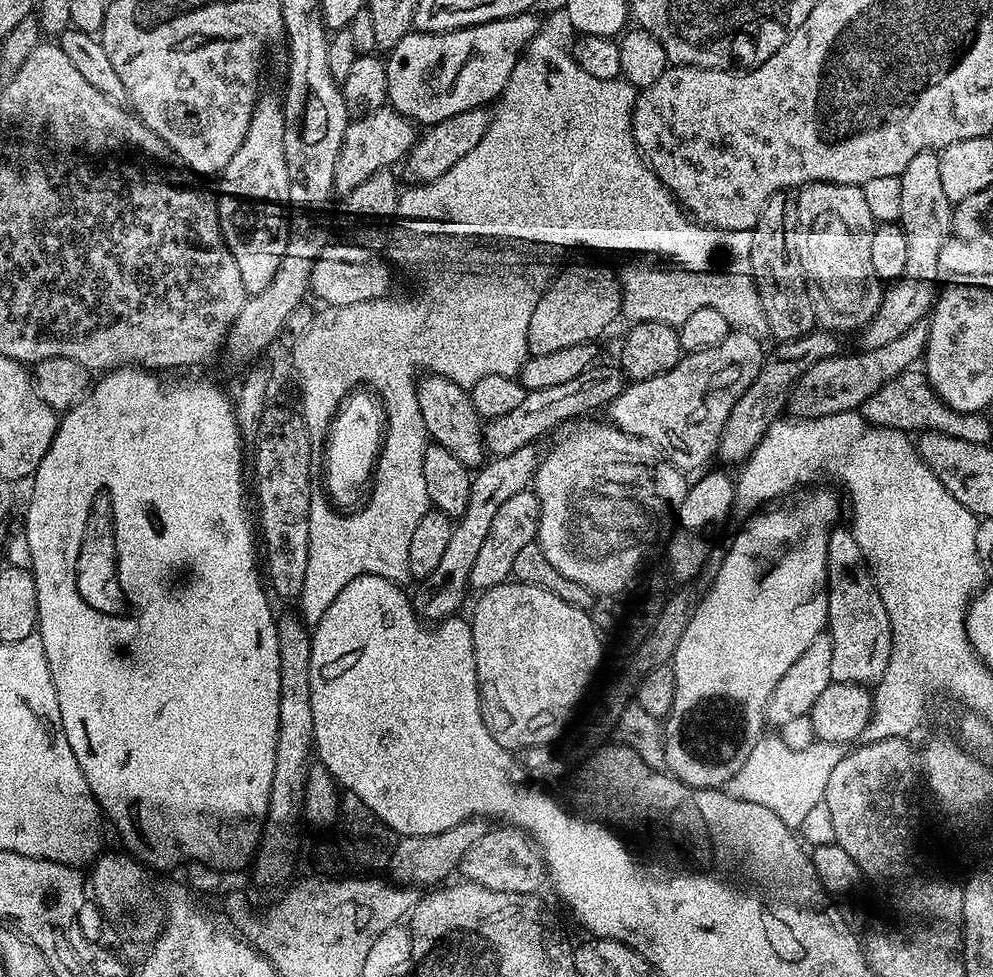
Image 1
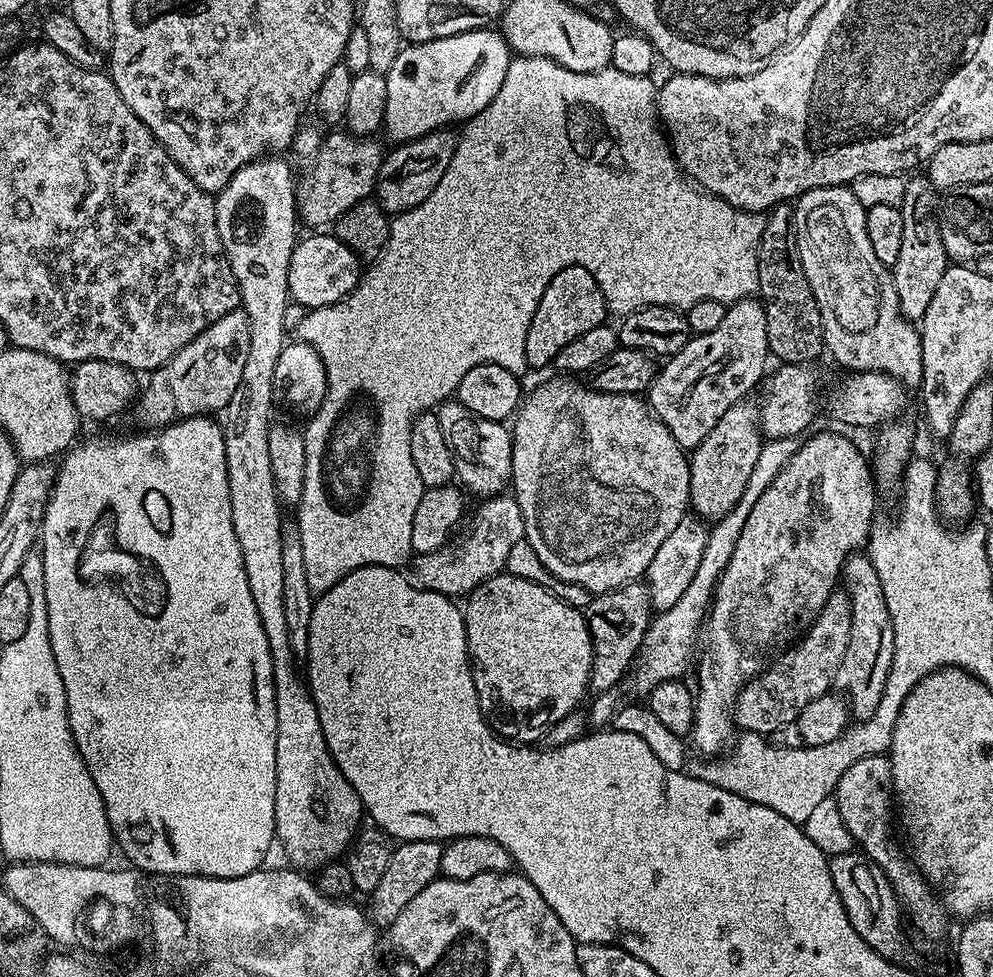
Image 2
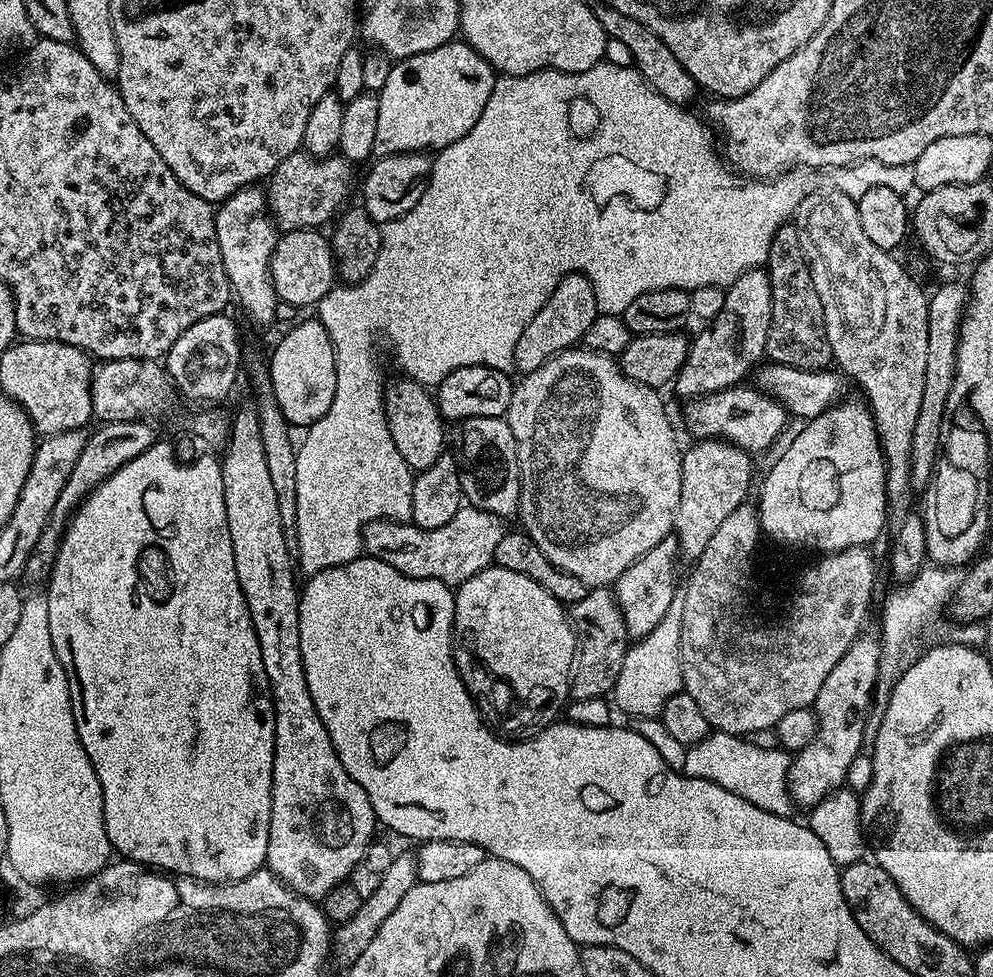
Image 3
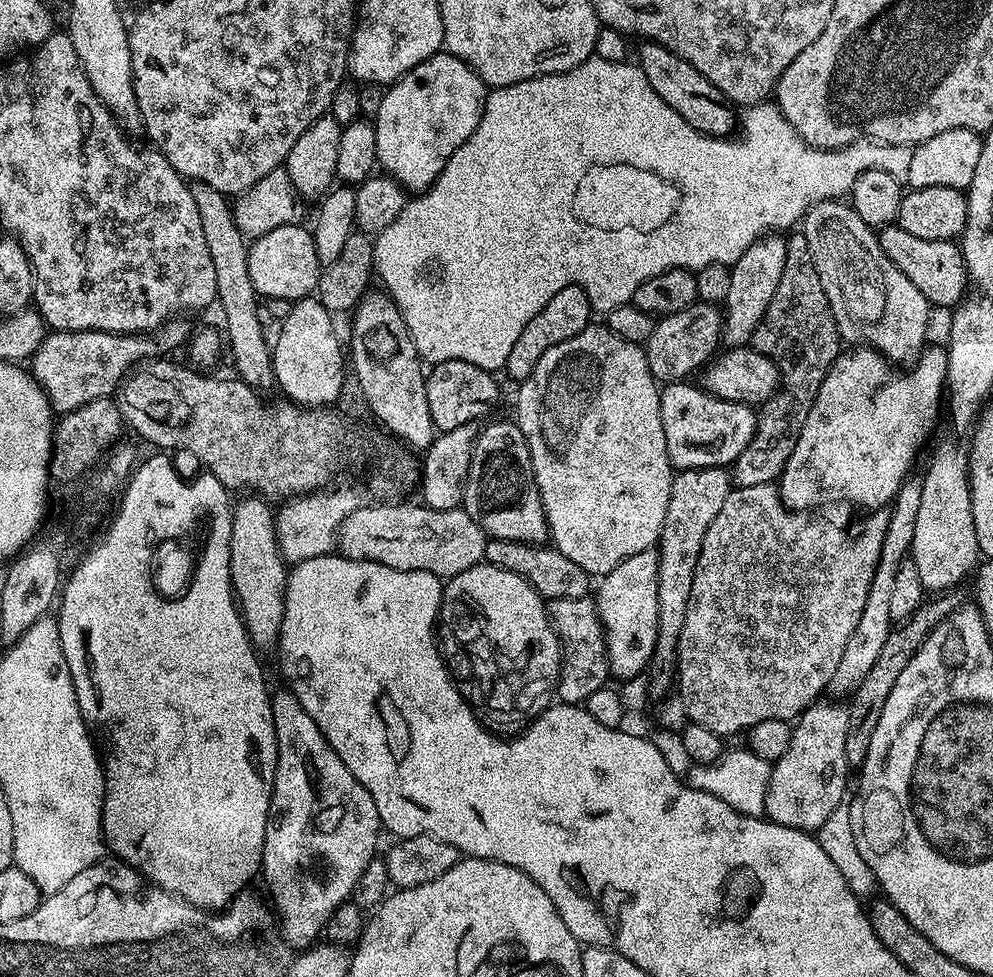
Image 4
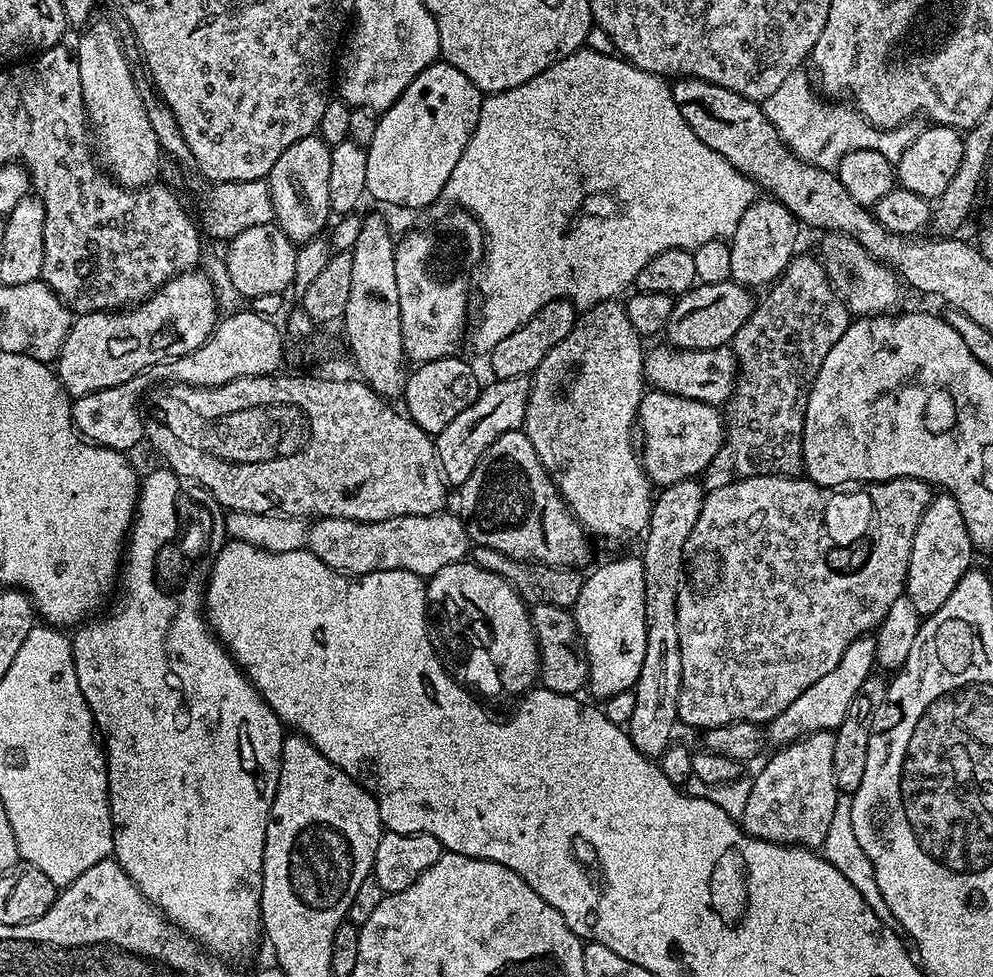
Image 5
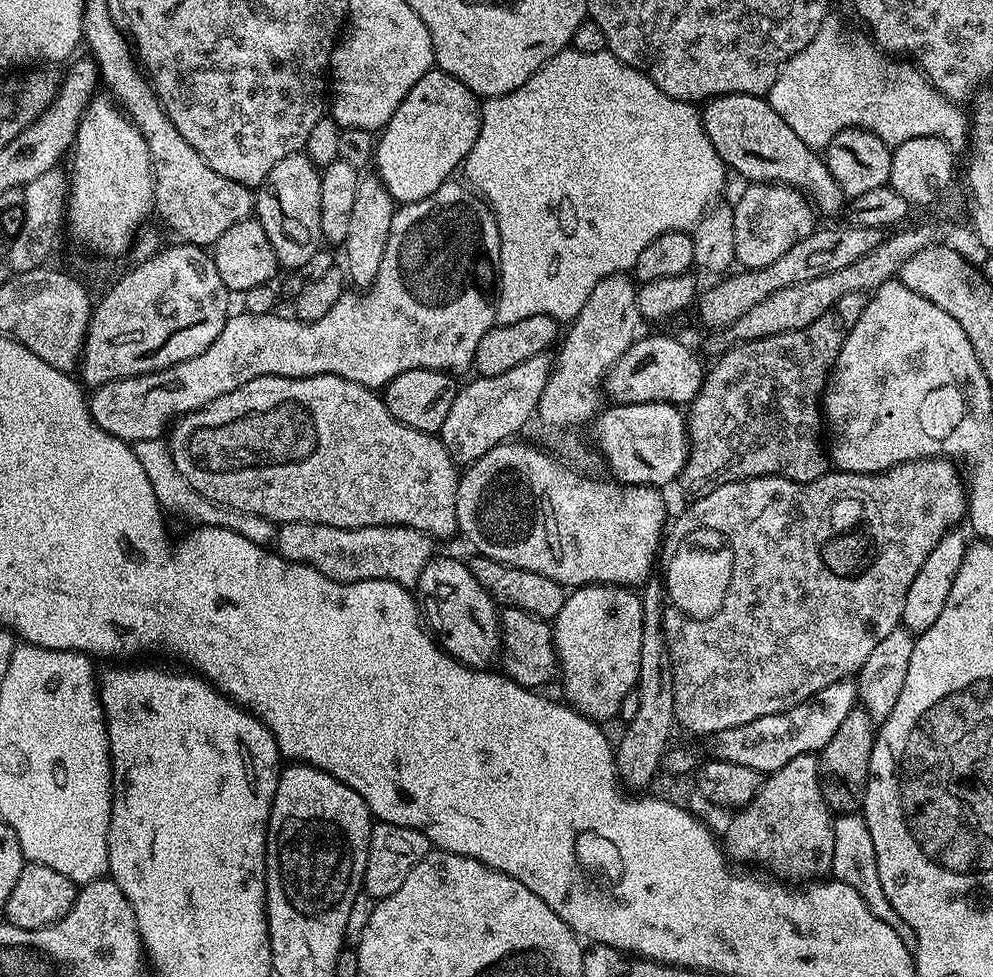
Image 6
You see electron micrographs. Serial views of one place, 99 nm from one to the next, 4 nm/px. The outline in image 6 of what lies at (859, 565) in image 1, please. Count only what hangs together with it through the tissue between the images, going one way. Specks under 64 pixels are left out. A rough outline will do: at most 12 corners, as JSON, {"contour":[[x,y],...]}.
{"contour":[[809,754],[767,773],[722,833],[732,862],[815,882],[834,813]]}

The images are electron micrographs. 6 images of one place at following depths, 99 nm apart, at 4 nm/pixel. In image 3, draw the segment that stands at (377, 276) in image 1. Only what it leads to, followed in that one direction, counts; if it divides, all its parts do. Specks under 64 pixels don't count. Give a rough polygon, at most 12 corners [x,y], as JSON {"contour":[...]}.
{"contour":[[283,233],[270,270],[277,301],[319,304],[338,280],[329,237]]}

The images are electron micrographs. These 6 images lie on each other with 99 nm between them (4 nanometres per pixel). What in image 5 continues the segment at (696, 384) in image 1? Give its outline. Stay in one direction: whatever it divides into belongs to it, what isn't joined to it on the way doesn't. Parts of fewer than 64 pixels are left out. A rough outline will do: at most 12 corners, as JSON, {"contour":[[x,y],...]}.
{"contour":[[757,198],[730,238],[732,279],[771,285],[797,251],[796,215]]}

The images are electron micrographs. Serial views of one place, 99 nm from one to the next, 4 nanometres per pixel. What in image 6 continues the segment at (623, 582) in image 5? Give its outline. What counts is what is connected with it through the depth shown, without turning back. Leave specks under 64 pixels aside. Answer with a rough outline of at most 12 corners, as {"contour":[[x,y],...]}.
{"contour":[[586,584],[551,626],[563,699],[615,721],[640,679],[642,606]]}

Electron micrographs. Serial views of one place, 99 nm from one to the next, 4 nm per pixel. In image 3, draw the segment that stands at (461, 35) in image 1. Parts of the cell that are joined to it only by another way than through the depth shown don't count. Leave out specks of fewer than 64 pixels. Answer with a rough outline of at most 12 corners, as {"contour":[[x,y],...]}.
{"contour":[[463,42],[396,60],[375,155],[470,134],[496,69]]}

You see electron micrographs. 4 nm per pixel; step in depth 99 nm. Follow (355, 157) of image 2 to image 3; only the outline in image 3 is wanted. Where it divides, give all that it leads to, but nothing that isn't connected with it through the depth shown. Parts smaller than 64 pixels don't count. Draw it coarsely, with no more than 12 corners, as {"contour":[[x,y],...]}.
{"contour":[[303,150],[266,195],[279,231],[323,229],[345,207],[353,161]]}

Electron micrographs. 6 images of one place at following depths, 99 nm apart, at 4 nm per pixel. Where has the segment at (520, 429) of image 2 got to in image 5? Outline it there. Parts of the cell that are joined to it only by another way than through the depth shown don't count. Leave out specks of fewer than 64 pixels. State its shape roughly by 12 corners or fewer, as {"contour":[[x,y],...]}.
{"contour":[[604,300],[530,377],[522,430],[584,531],[639,537],[645,345]]}

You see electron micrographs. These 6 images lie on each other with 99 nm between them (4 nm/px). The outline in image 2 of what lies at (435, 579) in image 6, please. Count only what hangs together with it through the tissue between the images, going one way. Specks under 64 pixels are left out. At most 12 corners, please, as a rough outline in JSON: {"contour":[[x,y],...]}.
{"contour":[[491,576],[462,611],[480,711],[539,741],[592,673],[585,613]]}

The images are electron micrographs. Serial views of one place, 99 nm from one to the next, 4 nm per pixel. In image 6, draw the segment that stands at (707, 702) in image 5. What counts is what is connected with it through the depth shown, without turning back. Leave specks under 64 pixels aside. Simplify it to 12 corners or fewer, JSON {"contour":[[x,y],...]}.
{"contour":[[947,458],[829,471],[880,560],[836,579],[798,481],[695,497],[662,544],[676,724],[855,677],[968,511]]}

